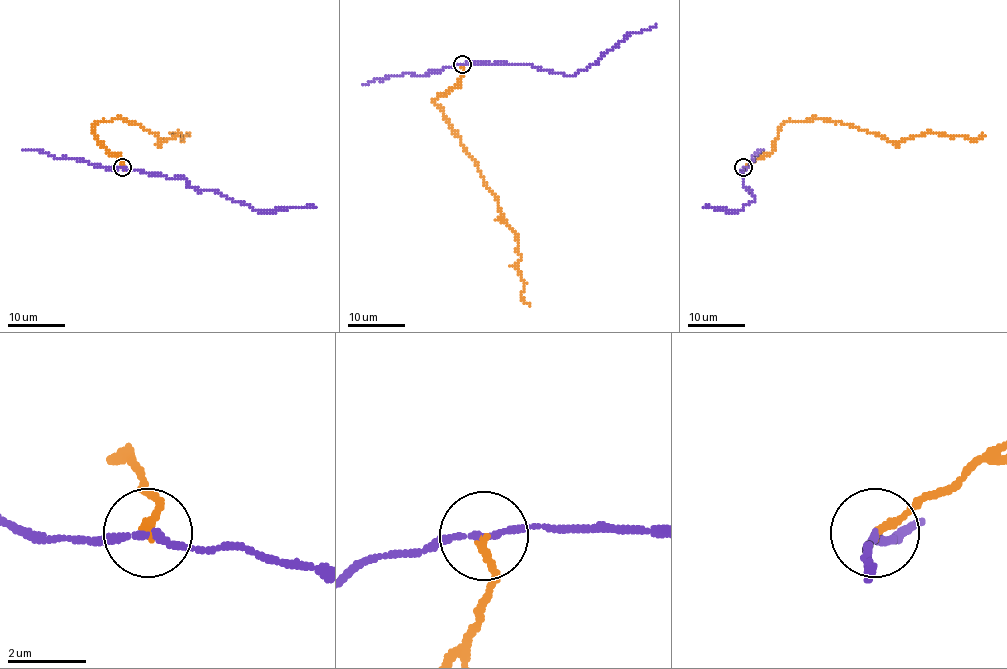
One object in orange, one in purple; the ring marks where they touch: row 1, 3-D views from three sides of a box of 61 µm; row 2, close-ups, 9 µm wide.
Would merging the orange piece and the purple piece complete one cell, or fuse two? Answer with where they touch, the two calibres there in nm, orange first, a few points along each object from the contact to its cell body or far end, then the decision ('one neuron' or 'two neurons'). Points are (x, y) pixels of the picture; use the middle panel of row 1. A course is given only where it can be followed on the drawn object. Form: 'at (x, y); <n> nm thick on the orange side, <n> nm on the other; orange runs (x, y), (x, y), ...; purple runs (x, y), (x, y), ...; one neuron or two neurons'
at (462, 64); 200 nm thick on the orange side, 160 nm on the other; orange runs (462, 64), (462, 76), (434, 102), (475, 163), (517, 240), (521, 298), (530, 305); purple runs (462, 64), (529, 64), (572, 76), (590, 66), (631, 33), (639, 33), (655, 25); two neurons

